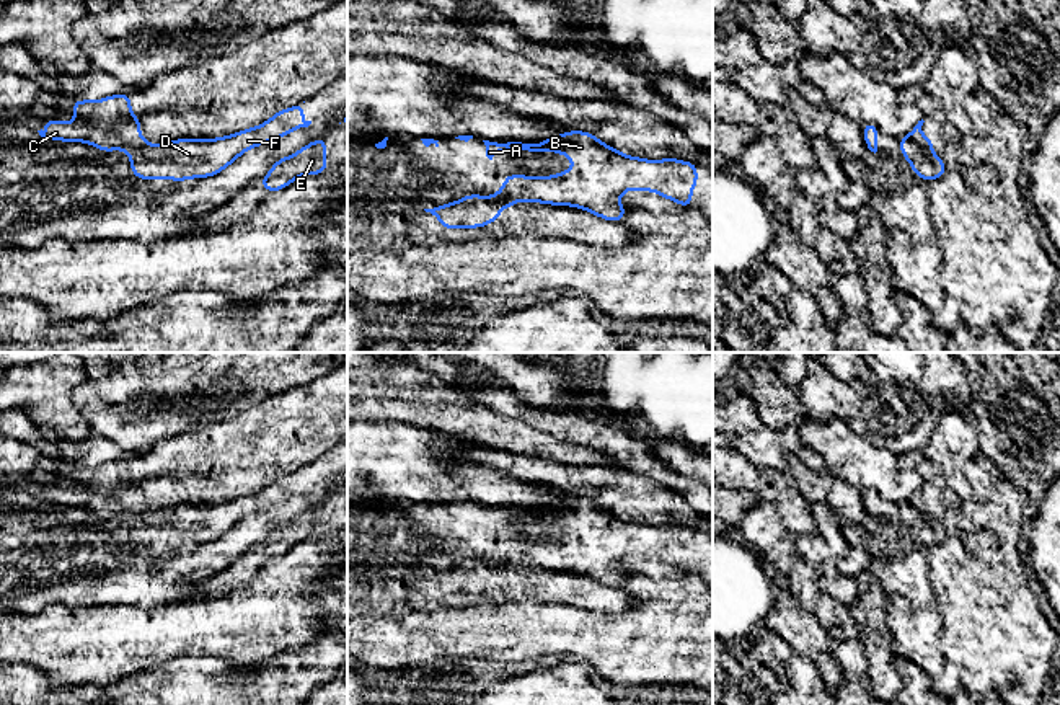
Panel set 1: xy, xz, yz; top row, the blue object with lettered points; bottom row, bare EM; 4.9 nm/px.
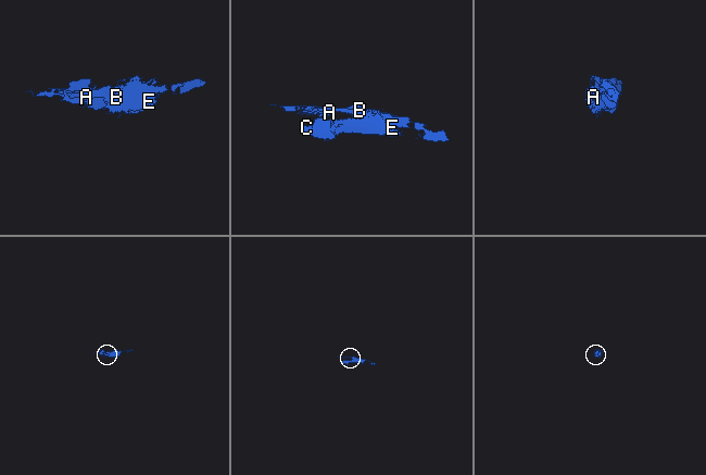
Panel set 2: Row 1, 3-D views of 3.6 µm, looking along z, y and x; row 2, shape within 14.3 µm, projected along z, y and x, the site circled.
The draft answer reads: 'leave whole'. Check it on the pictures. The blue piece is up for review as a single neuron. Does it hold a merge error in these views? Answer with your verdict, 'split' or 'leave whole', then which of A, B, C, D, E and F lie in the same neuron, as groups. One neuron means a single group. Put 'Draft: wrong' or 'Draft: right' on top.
Draft: wrong
split; groups A B D E F / C

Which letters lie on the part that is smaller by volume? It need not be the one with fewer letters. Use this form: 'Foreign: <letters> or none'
Foreign: C

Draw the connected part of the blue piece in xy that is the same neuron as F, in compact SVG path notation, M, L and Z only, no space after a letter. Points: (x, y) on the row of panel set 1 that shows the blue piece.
M303 103L276 113L269 121L253 129L220 139L178 139L160 145L127 147L132 175L140 180L171 178L179 183L188 178L207 178L225 170L248 149L285 137L294 129L308 127L303 119Z

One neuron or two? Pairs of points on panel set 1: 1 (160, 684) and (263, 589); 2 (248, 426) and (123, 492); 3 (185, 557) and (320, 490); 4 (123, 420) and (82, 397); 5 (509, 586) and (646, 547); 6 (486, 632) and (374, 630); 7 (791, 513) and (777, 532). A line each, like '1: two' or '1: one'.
1: two
2: one
3: one
4: one
5: two
6: one
7: two

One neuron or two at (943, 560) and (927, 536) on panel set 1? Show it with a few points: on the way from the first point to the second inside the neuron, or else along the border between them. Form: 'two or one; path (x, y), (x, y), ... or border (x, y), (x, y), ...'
two; border (948, 536), (927, 550), (928, 583)

